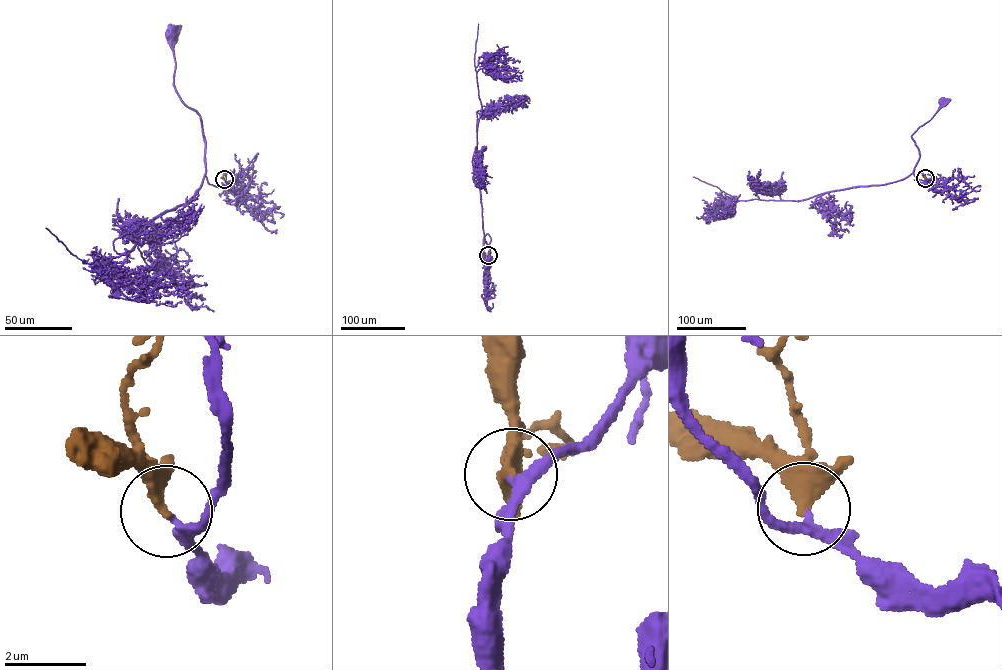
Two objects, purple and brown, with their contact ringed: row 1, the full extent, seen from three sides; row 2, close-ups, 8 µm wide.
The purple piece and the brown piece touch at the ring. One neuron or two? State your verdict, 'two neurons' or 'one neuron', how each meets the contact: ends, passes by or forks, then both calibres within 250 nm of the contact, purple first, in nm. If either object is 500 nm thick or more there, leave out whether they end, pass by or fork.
one neuron | purple passes by | brown passes by | 200/320 nm

